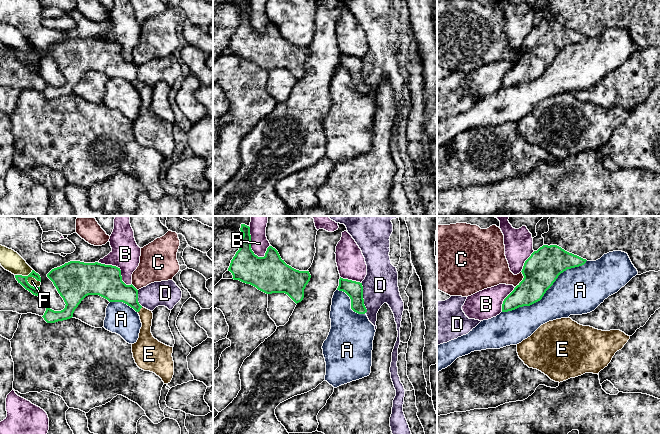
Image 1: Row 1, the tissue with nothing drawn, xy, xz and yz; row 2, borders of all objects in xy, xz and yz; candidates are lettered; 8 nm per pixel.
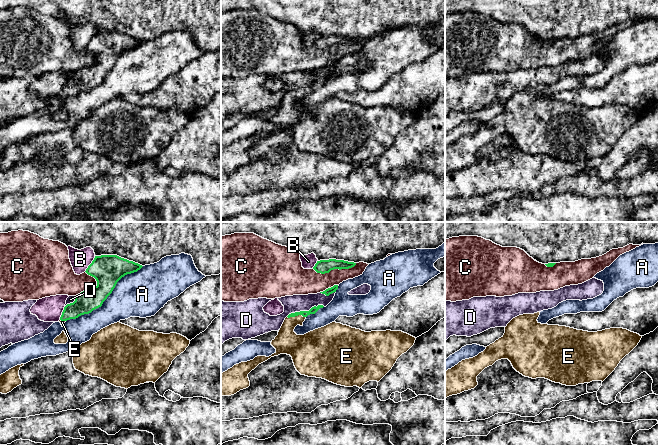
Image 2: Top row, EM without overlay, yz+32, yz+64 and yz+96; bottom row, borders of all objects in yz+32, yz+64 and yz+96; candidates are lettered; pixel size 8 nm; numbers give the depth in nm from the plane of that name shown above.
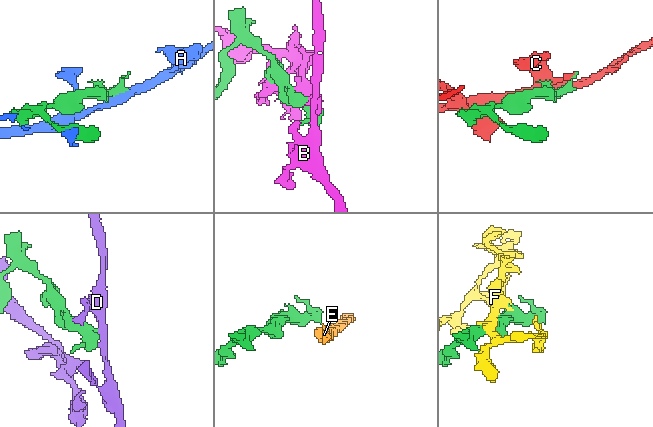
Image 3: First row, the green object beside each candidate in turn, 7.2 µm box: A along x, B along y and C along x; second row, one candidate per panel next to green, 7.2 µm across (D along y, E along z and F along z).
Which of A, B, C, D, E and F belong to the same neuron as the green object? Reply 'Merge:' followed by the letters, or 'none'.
Merge: E

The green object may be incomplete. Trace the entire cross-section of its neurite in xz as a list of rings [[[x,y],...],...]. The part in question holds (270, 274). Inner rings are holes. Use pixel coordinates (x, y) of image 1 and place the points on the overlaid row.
[[[241,224],[240,231],[243,234],[240,248],[231,260],[228,268],[228,271],[233,275],[232,279],[250,284],[266,294],[285,293],[296,304],[301,302],[304,298],[304,289],[311,278],[309,271],[299,271],[287,265],[281,259],[278,251],[272,246],[267,248],[264,257],[258,257],[251,249],[250,227]]]

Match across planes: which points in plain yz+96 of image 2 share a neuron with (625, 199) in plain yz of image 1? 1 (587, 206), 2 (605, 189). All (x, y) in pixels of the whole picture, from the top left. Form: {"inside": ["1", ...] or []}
{"inside": ["2"]}

